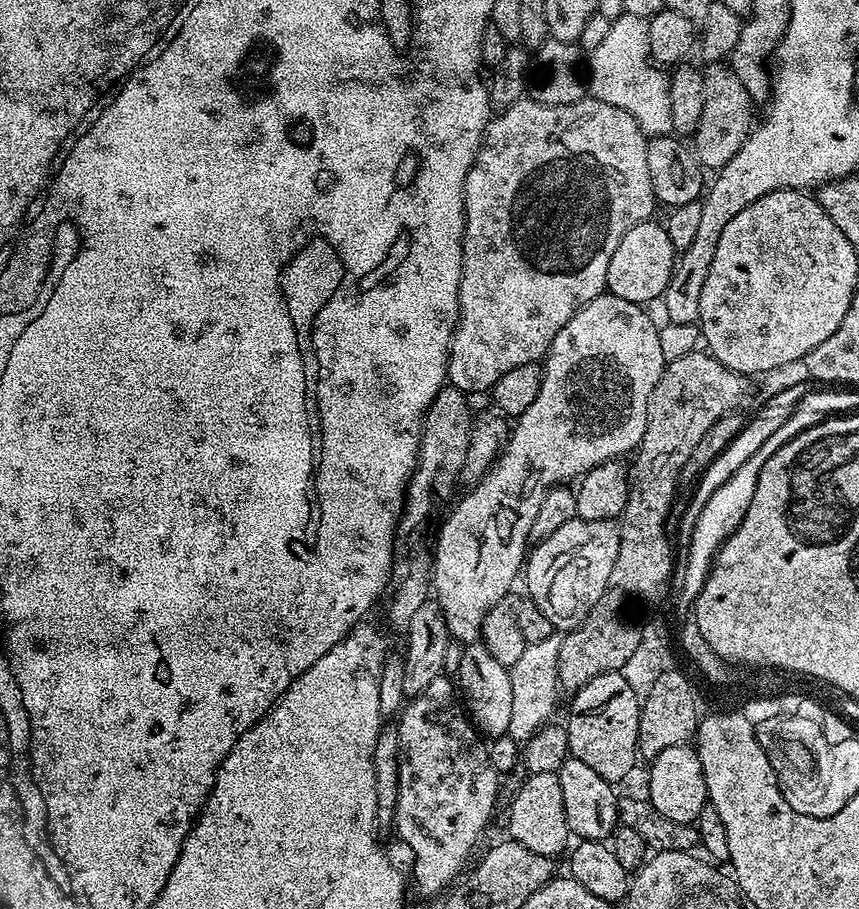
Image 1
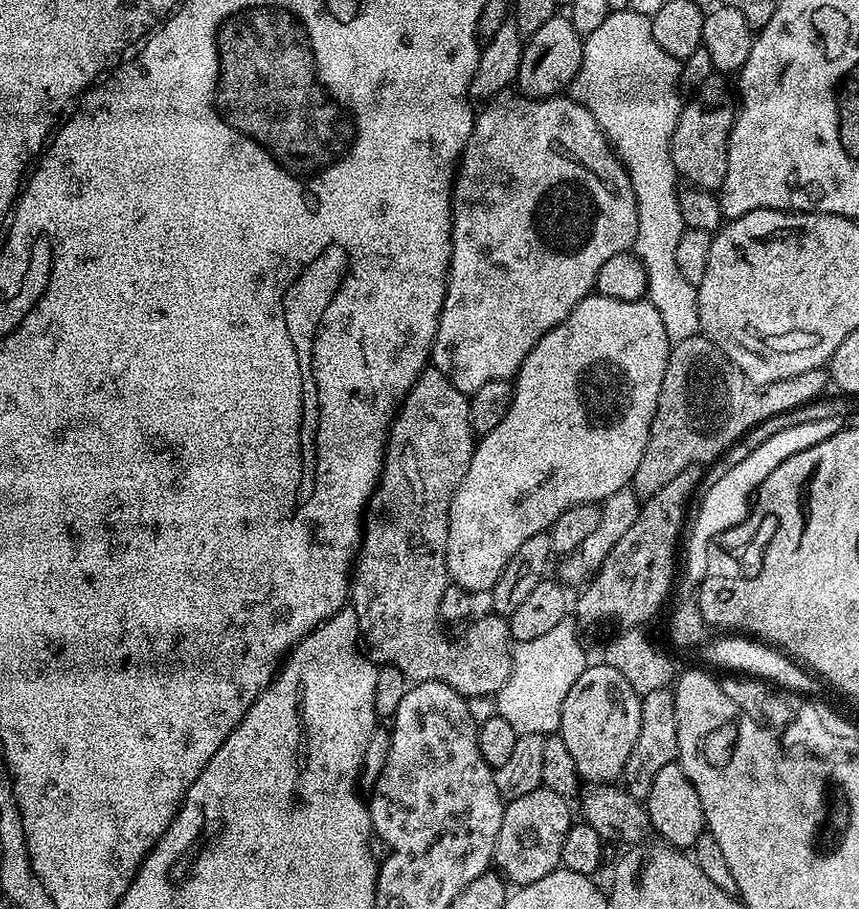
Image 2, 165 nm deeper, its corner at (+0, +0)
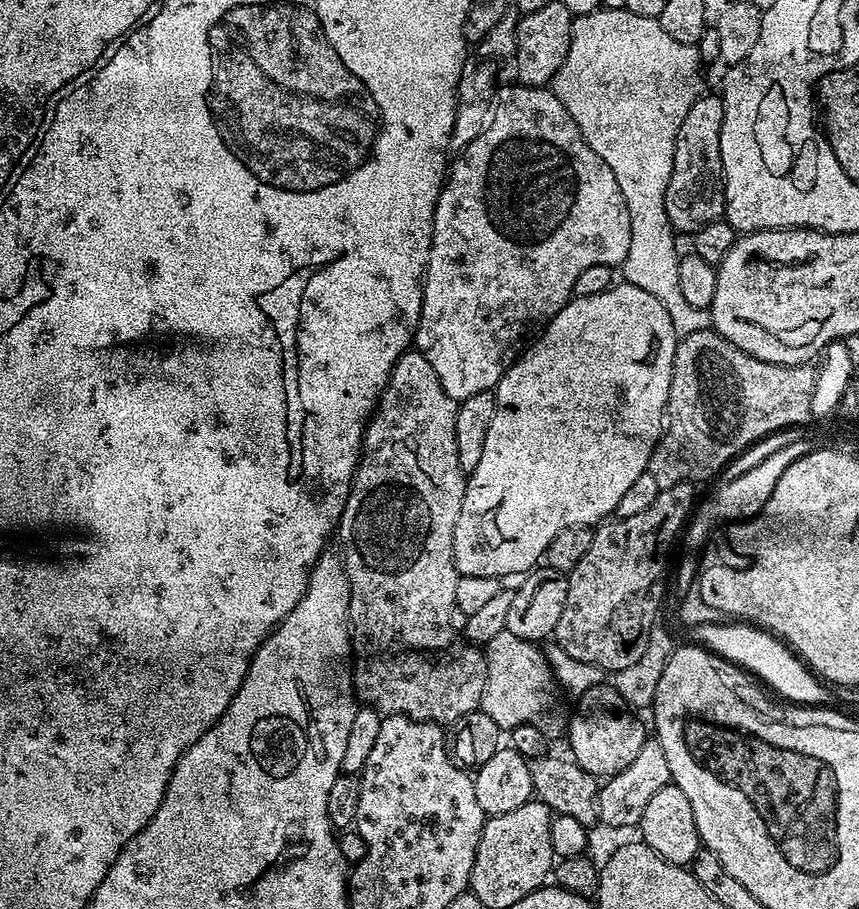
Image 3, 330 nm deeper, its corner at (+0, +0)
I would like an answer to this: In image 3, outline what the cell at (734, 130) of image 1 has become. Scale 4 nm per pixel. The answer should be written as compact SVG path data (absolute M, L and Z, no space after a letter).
M719 95L696 97L690 106L682 126L678 126L678 138L674 142L674 166L670 174L670 186L666 186L666 214L677 233L695 234L708 224L721 219L724 215L724 171L722 170L722 122L724 121L724 101Z

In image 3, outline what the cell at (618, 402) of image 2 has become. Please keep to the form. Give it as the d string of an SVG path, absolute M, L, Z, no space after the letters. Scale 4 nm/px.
M620 282L606 289L602 294L577 296L569 300L567 306L553 320L543 325L541 332L544 333L541 336L539 333L516 357L516 361L505 370L494 389L496 394L494 422L490 422L490 430L486 430L486 446L482 446L482 462L478 462L478 466L474 466L474 470L467 477L461 513L458 514L457 525L454 526L452 553L456 563L455 571L461 576L507 578L517 575L516 577L519 577L537 567L545 559L550 542L554 542L554 537L562 534L562 530L570 526L596 526L605 518L611 517L615 513L618 502L626 498L626 490L630 490L630 485L643 472L647 472L650 458L654 454L660 435L664 432L666 409L670 398L670 378L678 337L670 322L670 314L666 314L662 302L658 302L654 294L646 294L646 290L638 290L638 286Z

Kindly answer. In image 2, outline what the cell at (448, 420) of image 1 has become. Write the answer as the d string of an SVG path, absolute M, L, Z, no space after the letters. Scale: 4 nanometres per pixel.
M436 367L424 368L389 425L383 470L365 511L360 550L350 572L350 607L356 611L363 647L377 665L392 665L412 682L446 682L446 686L465 698L492 698L506 686L512 669L514 641L507 619L487 614L481 620L473 619L461 636L444 636L438 584L432 580L424 584L424 560L442 562L446 558L450 502L469 469L475 445L467 393L458 390Z

